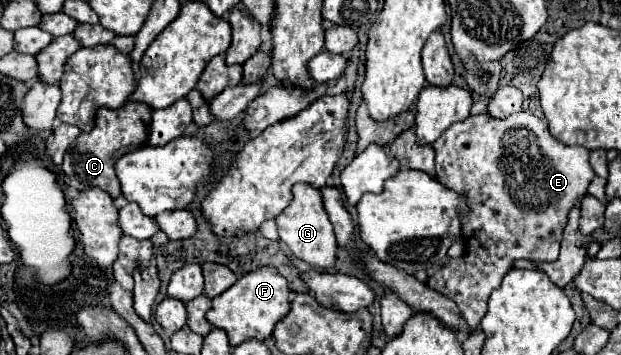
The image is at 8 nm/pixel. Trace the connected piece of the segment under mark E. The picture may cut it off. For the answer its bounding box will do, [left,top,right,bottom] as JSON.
[427,113,595,327]

